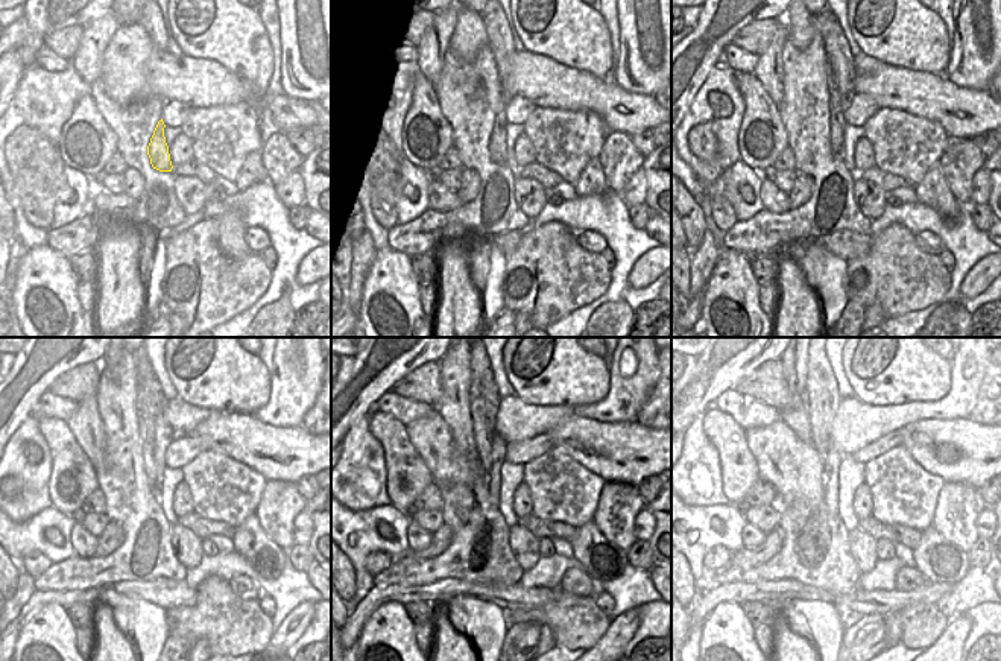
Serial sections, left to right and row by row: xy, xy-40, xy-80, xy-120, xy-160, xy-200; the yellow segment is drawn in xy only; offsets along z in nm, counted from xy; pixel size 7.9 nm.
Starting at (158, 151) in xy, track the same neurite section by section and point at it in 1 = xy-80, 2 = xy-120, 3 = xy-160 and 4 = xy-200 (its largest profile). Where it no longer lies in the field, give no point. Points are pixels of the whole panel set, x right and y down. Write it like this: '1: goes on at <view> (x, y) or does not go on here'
1: goes on at xy-80 (837, 114)
2: goes on at xy-120 (148, 411)
3: goes on at xy-160 (485, 400)
4: goes on at xy-200 (824, 398)

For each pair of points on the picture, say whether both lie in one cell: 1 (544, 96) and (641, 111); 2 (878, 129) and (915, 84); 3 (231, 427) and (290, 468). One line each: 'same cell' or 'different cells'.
1: same cell
2: different cells
3: same cell

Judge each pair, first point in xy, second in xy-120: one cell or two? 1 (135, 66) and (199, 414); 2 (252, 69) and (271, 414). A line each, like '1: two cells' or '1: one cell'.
1: two cells
2: two cells

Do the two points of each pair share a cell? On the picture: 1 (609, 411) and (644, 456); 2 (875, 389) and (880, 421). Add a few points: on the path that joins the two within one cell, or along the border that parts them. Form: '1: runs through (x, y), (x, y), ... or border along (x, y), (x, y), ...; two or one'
1: border along (582, 417), (600, 421), (635, 423); two
2: border along (854, 395), (872, 404), (913, 403); two

